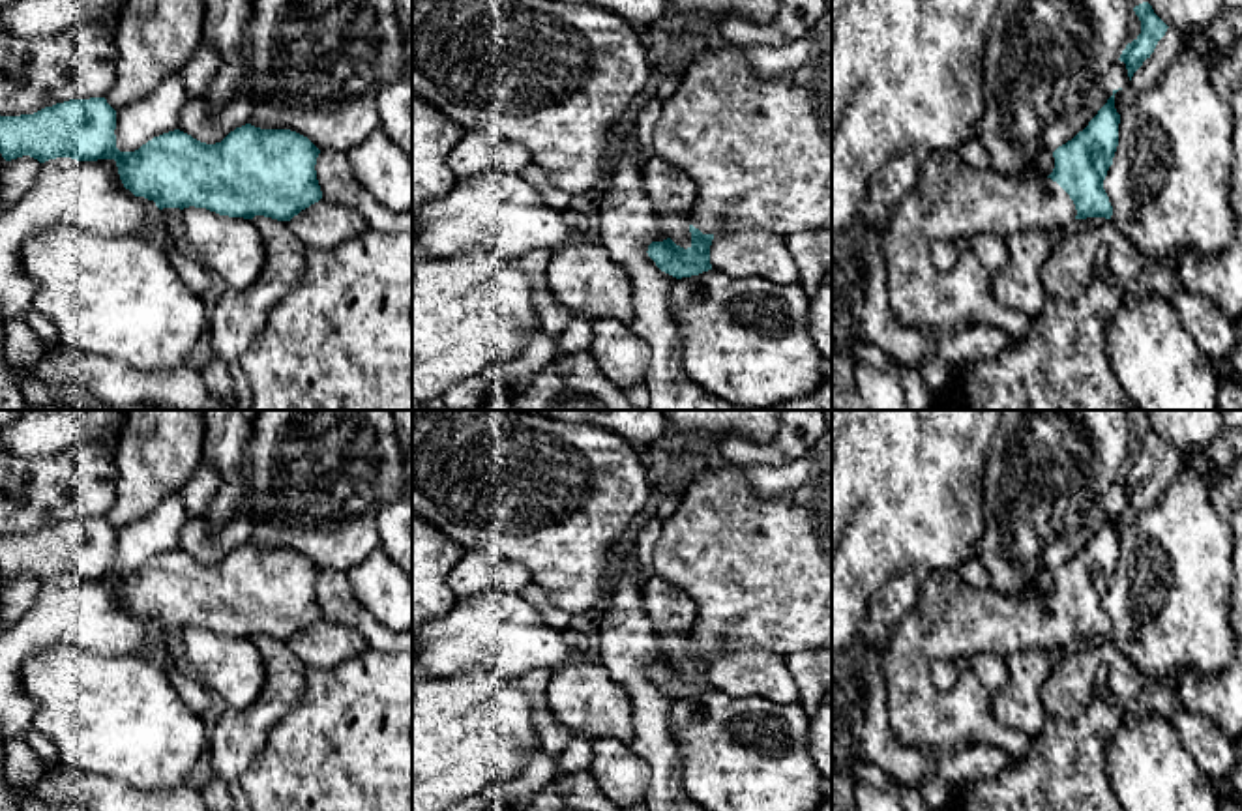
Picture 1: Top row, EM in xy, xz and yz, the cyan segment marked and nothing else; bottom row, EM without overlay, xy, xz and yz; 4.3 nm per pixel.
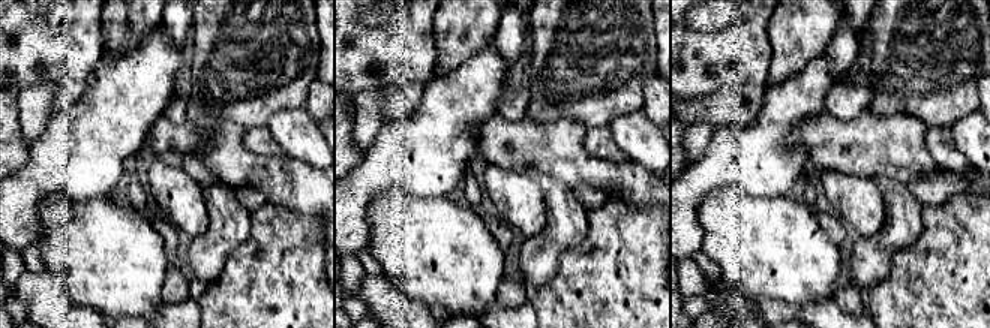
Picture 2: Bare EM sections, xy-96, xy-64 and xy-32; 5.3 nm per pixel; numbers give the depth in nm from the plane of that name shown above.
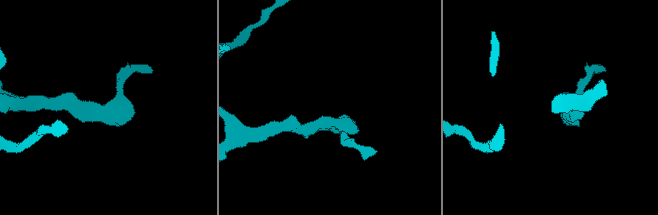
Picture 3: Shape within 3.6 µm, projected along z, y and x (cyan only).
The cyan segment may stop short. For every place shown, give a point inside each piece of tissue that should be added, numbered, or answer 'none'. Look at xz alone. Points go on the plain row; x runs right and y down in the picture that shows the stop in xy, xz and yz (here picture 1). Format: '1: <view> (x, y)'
1: xz (759, 570)

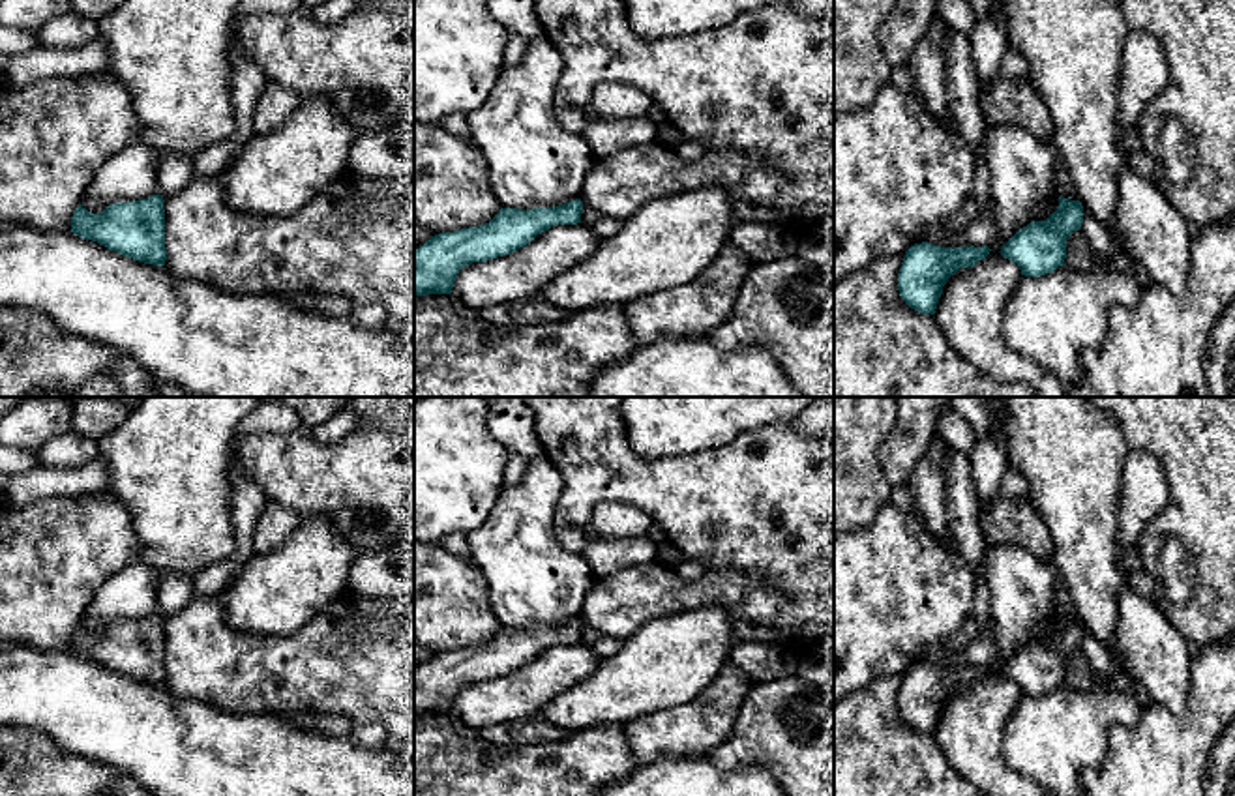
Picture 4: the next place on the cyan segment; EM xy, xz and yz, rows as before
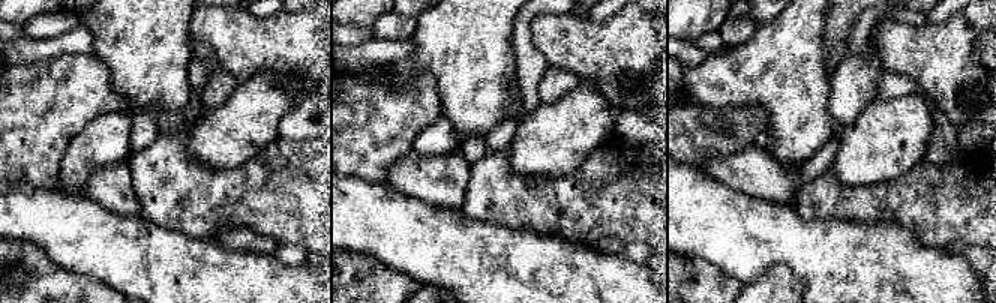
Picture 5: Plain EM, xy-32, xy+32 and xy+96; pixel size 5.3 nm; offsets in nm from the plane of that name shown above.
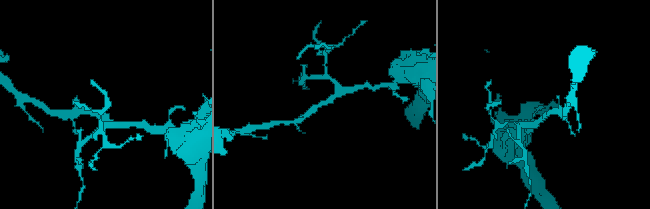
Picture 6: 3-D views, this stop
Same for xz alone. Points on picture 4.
none

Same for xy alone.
none

